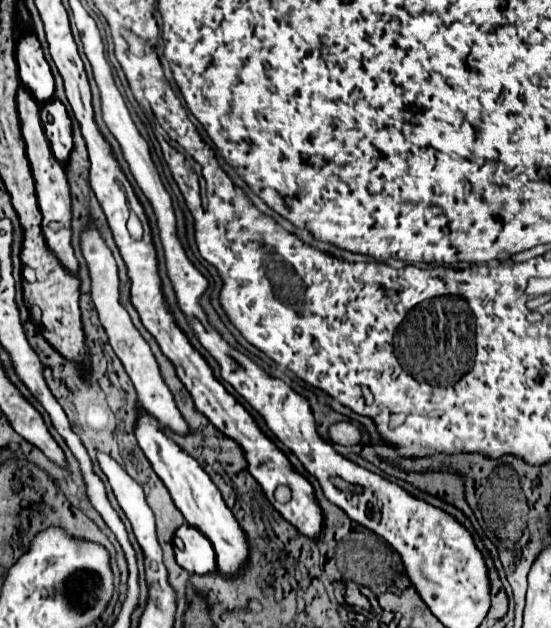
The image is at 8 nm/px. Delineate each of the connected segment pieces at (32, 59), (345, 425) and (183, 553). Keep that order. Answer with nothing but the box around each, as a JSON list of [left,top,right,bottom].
[[17,33,55,101],[329,421,361,447],[173,525,217,575]]

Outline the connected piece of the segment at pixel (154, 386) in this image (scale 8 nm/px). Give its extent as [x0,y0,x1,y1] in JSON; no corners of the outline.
[81,225,191,437]

